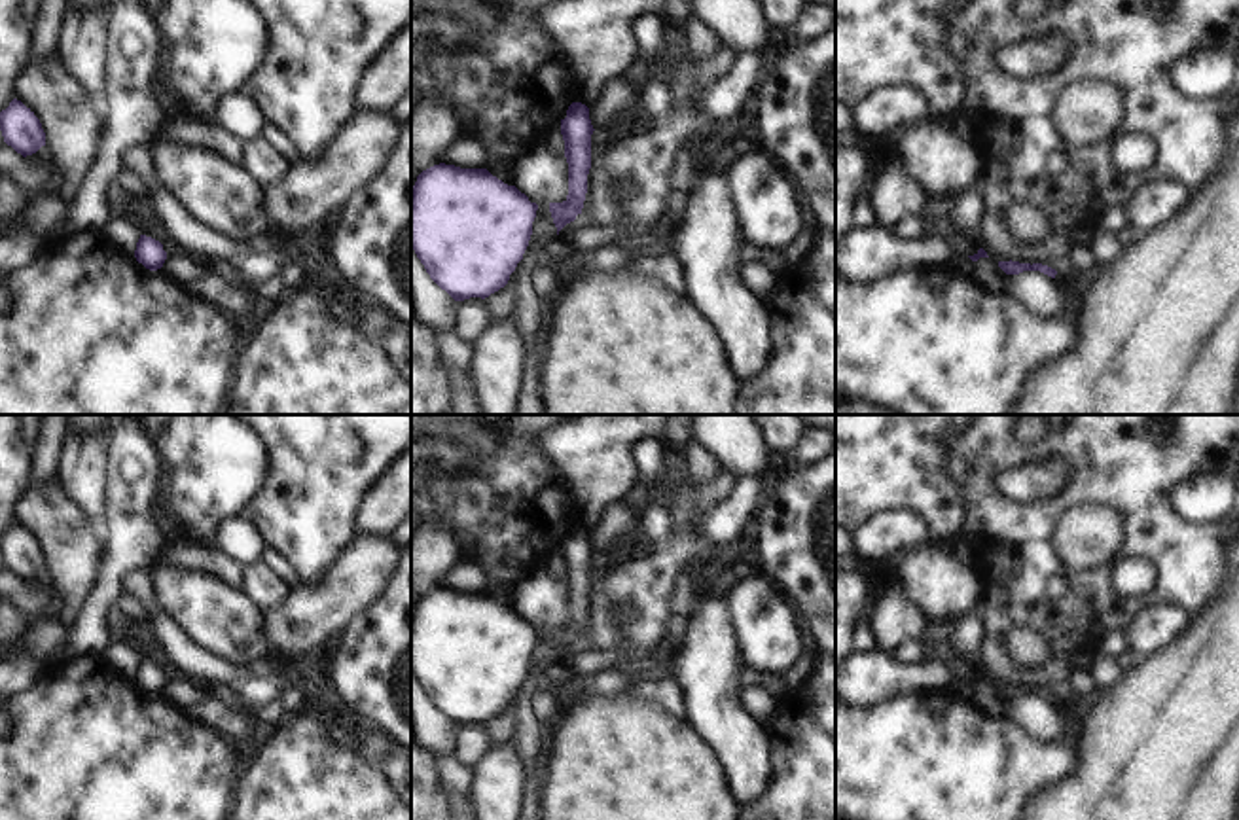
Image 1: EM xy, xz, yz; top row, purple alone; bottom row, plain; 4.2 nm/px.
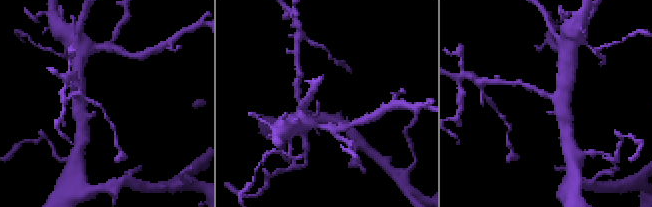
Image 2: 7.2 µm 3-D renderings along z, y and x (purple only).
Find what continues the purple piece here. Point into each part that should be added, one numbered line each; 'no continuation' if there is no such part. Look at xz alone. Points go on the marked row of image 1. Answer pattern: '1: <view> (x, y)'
no continuation.

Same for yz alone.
no continuation.

